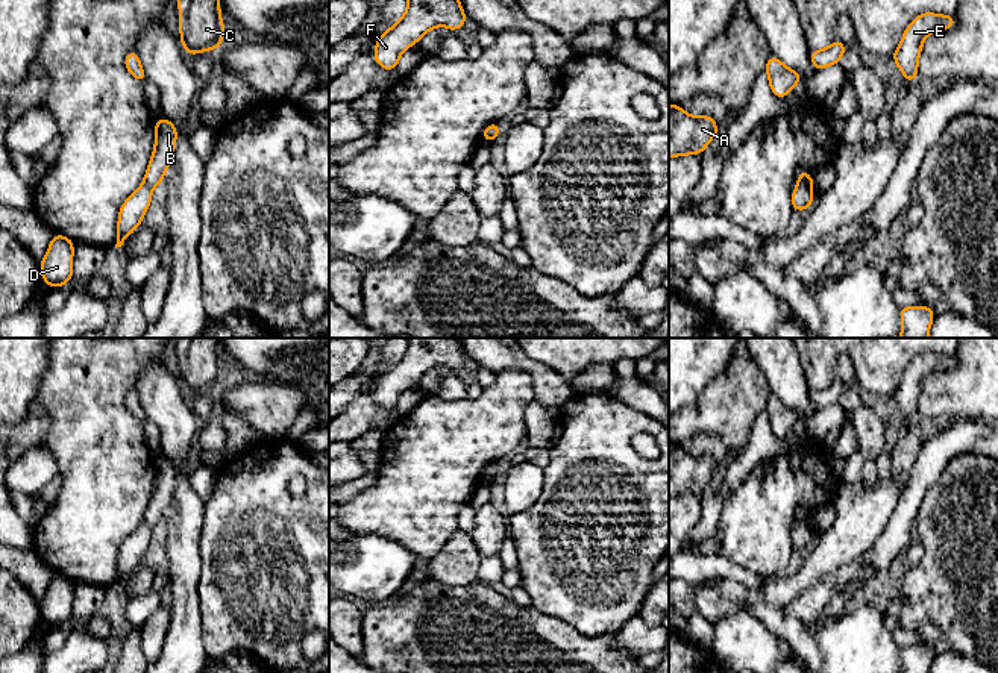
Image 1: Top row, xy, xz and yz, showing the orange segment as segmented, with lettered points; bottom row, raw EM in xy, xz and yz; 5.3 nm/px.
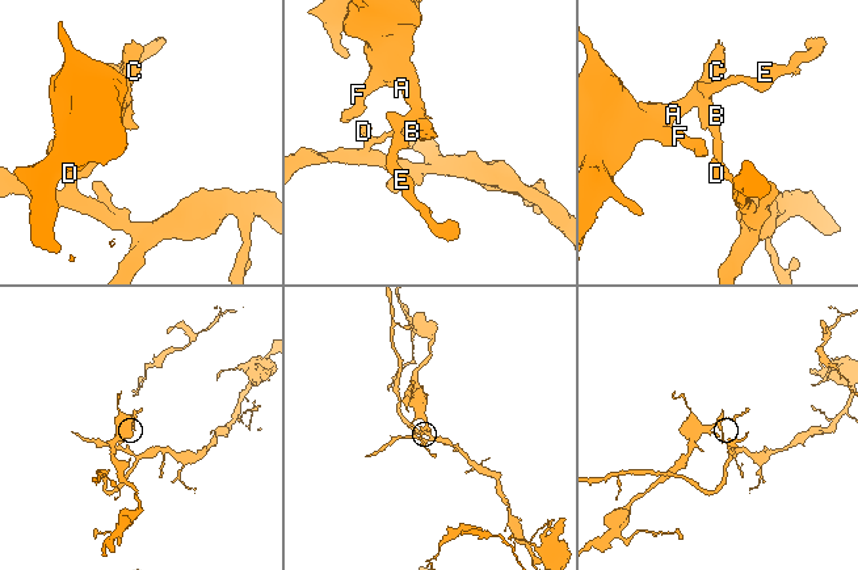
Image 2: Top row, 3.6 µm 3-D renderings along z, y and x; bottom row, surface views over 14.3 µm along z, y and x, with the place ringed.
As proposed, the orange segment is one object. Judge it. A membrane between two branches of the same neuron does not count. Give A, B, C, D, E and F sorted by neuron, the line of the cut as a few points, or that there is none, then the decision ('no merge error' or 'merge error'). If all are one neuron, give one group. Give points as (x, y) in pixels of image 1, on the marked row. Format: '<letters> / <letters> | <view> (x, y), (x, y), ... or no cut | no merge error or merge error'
A B C E F / D | yz (798, 182), (812, 184) | merge error

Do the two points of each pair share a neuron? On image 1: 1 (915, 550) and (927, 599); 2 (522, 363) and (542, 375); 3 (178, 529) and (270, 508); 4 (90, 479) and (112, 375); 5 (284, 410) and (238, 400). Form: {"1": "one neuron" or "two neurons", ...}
{"1": "two neurons", "2": "one neuron", "3": "two neurons", "4": "one neuron", "5": "one neuron"}

